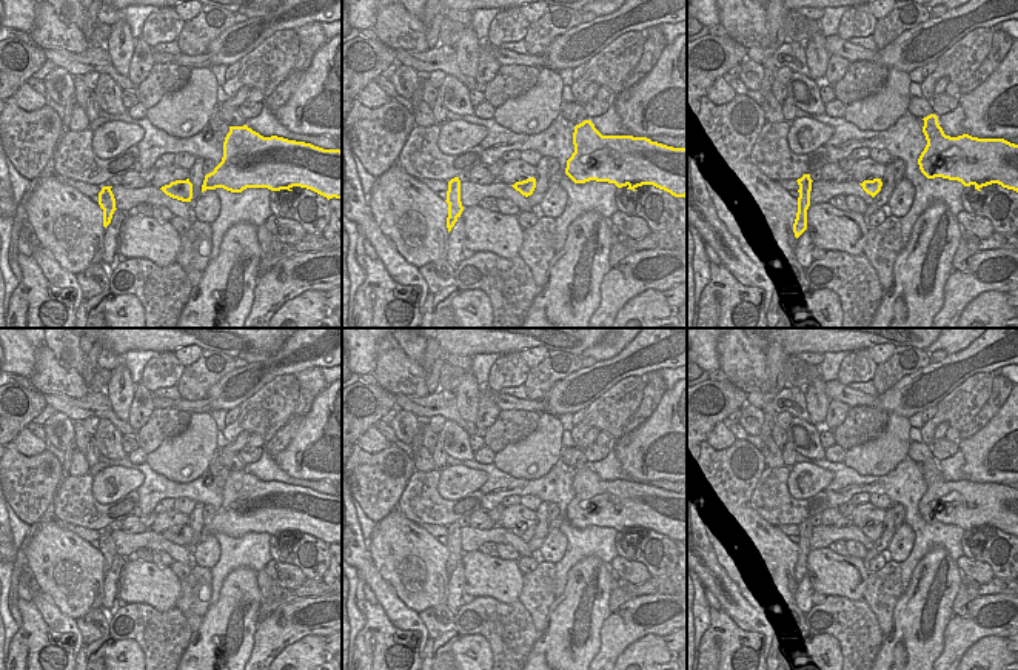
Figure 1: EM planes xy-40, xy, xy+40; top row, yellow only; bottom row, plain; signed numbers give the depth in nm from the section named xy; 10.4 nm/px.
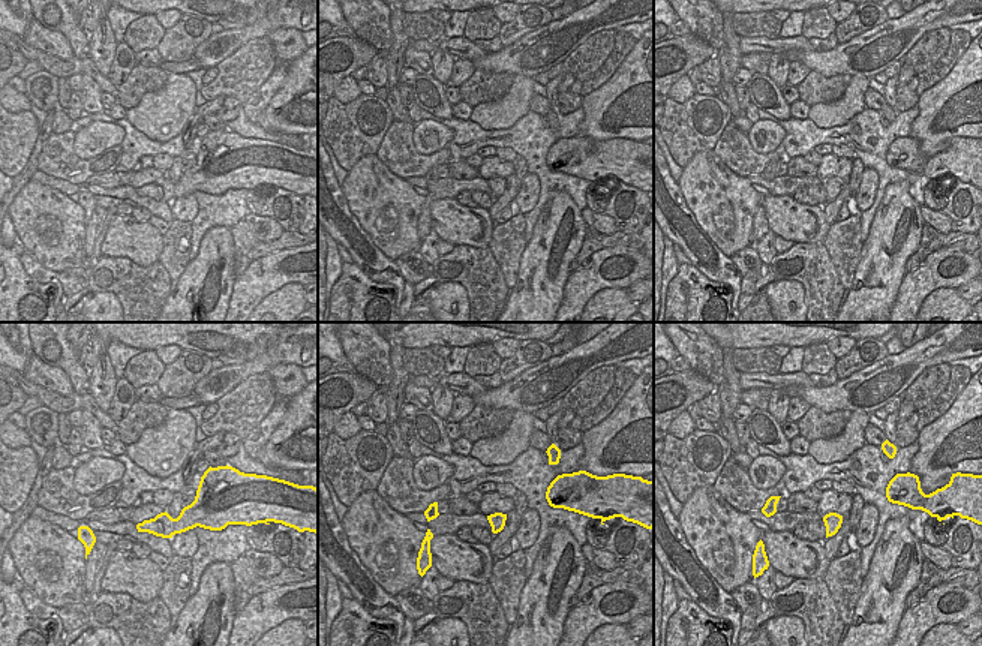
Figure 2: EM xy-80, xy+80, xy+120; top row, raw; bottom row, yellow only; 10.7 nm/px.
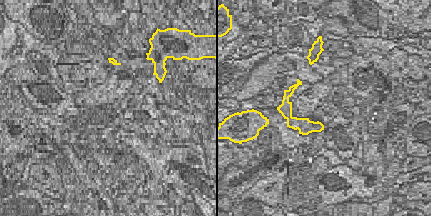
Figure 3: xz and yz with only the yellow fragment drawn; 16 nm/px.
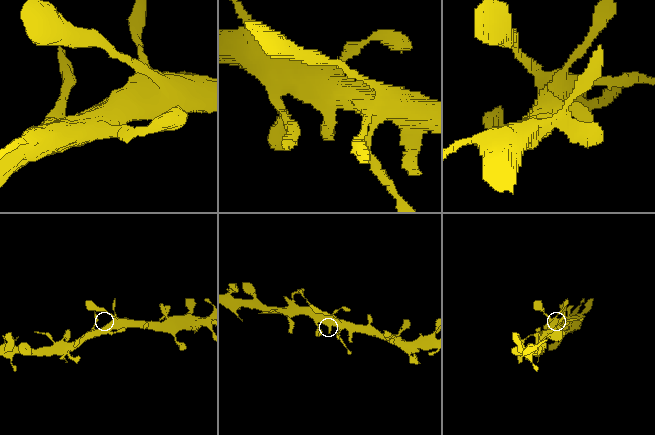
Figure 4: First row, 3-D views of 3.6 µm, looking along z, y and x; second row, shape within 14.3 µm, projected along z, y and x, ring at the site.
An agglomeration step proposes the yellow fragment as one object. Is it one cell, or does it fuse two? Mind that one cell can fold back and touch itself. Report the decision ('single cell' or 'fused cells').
single cell

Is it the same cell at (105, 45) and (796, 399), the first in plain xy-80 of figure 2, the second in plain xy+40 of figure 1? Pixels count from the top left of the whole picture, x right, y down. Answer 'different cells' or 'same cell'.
different cells

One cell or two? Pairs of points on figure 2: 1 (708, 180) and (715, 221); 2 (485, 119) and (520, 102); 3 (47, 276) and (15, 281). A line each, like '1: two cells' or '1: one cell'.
1: one cell
2: one cell
3: two cells

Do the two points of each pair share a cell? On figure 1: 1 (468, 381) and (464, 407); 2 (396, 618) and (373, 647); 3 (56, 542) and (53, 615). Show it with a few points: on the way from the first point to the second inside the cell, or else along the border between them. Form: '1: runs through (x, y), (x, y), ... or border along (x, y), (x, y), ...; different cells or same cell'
1: runs through (468, 387), (464, 393), (464, 401); same cell
2: border along (378, 602), (396, 627), (416, 630), (421, 644); different cells
3: border along (31, 573), (36, 586), (63, 613), (74, 619); different cells

